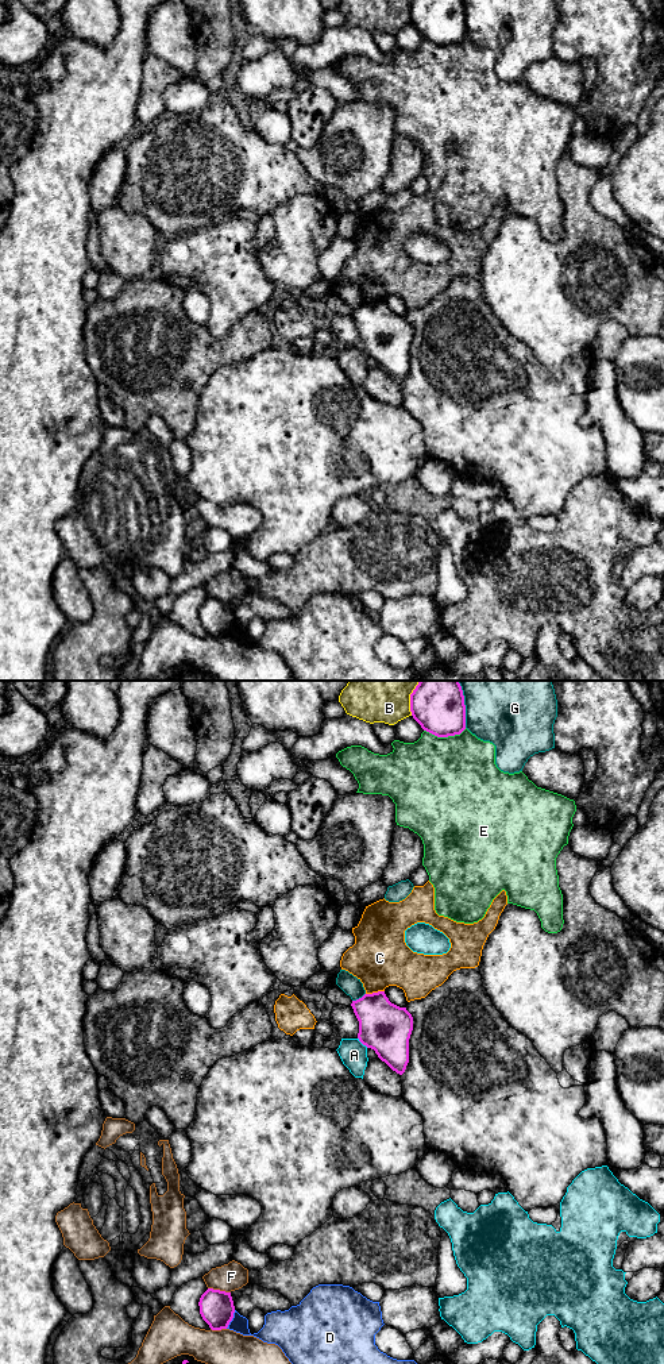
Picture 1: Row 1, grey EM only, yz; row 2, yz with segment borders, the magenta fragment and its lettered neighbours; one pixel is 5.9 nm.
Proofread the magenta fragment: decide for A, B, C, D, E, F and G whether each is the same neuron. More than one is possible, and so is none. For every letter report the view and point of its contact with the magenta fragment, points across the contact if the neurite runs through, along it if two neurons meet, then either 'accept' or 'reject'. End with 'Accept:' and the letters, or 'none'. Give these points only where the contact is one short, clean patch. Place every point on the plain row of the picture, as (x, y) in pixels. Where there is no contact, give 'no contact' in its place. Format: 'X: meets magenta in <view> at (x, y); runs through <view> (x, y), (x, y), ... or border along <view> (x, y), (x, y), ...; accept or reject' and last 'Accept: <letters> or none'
A: meets magenta in yz at (362, 351); border along yz (358, 346), (367, 355); reject
B: meets magenta in yz at (410, 12); reject
C: meets magenta in yz at (374, 301); reject
D: meets magenta in yz at (231, 628); reject
E: meets magenta in yz at (444, 45); reject
F: meets magenta in yz at (219, 598); reject
G: meets magenta in yz at (464, 18); reject
Accept: none

